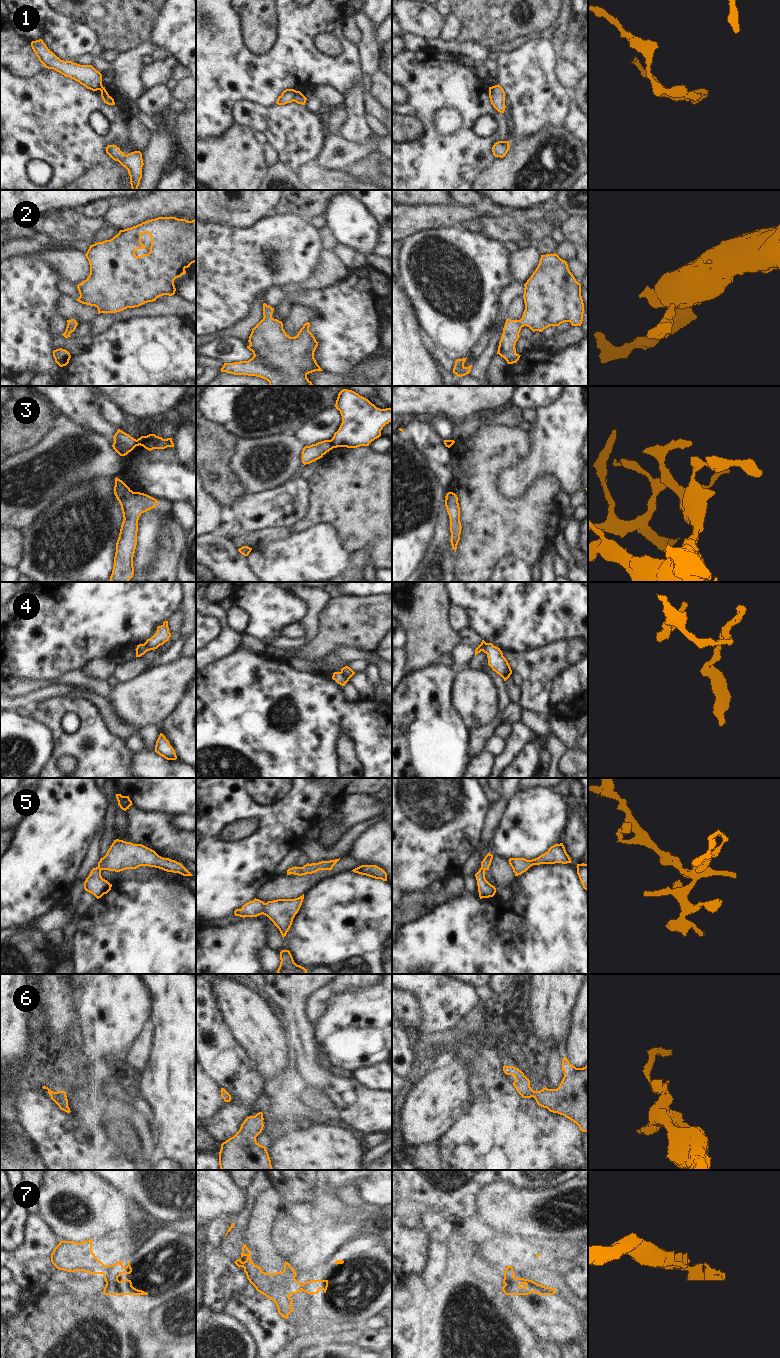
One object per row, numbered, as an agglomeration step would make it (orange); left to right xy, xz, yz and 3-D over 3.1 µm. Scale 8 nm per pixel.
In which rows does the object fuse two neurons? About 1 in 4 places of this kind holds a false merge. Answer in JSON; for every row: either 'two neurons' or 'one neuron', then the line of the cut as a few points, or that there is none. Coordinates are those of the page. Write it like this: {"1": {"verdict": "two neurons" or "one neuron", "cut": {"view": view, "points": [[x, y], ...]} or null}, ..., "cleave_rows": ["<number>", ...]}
{"1": {"verdict": "two neurons", "cut": {"view": "xz", "points": [[299, 91], [293, 100]]}}, "2": {"verdict": "one neuron", "cut": null}, "3": {"verdict": "two neurons", "cut": {"view": "xz", "points": [[329, 440], [334, 447]]}}, "4": {"verdict": "two neurons", "cut": {"view": "xz", "points": [[340, 672], [348, 680]]}}, "5": {"verdict": "one neuron", "cut": null}, "6": {"verdict": "one neuron", "cut": null}, "7": {"verdict": "two neurons", "cut": {"view": "xy", "points": [[106, 1266], [102, 1273]]}}, "cleave_rows": ["1", "3", "4", "7"]}

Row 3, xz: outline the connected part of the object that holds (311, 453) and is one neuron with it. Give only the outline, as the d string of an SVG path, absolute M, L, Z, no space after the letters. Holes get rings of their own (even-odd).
M324 440L310 446L305 446L302 450L302 463L304 465L315 462L322 458L327 452L332 450L334 447L330 440Z

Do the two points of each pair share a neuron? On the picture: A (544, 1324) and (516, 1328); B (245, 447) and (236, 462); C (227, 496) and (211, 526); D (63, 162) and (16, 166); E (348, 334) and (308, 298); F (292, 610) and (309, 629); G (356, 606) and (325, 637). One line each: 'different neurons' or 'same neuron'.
A: different neurons
B: same neuron
C: different neurons
D: same neuron
E: same neuron
F: different neurons
G: same neuron

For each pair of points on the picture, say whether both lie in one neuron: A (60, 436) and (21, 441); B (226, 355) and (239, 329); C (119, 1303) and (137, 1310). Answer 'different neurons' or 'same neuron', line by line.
A: different neurons
B: different neurons
C: same neuron

